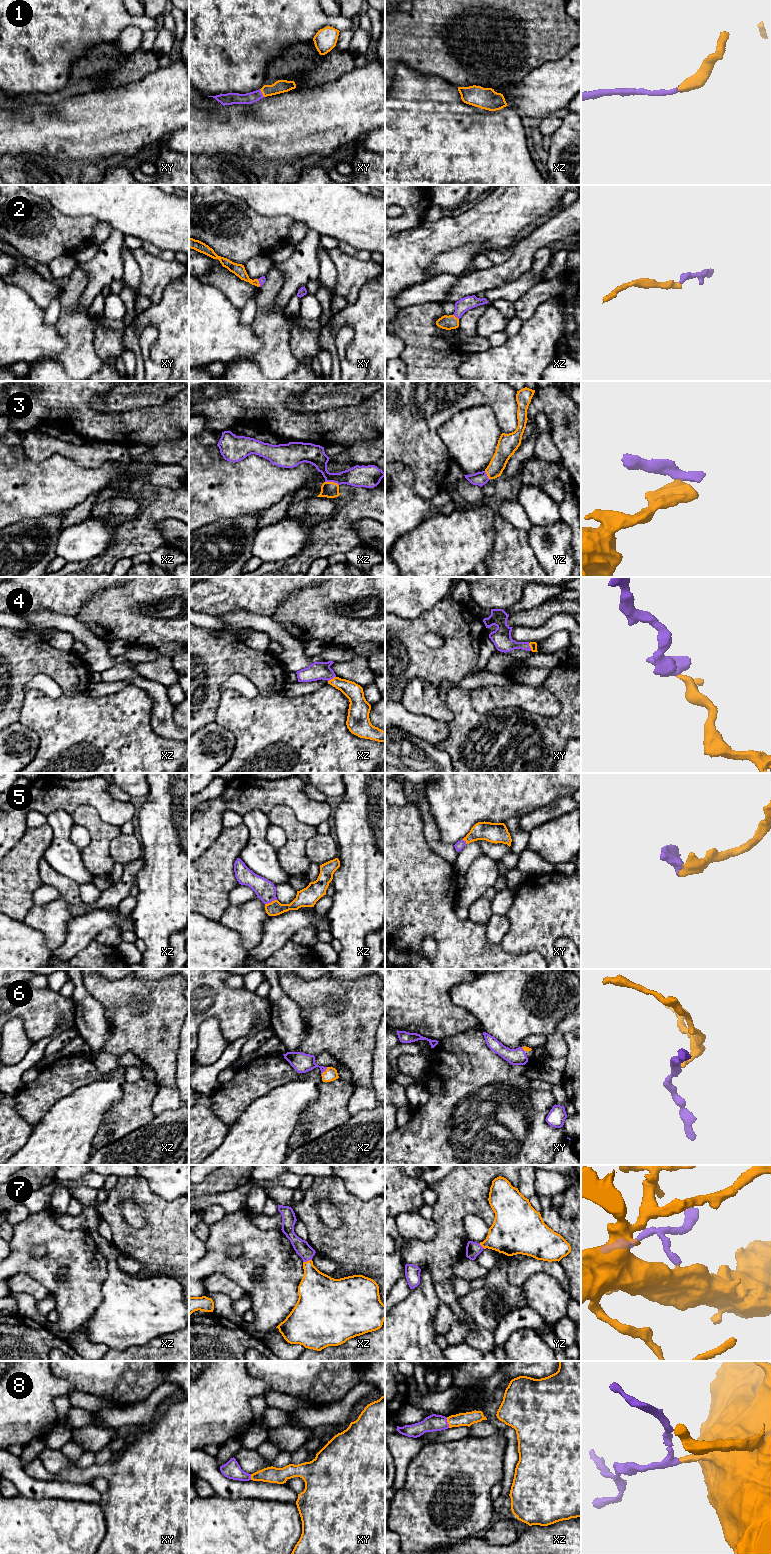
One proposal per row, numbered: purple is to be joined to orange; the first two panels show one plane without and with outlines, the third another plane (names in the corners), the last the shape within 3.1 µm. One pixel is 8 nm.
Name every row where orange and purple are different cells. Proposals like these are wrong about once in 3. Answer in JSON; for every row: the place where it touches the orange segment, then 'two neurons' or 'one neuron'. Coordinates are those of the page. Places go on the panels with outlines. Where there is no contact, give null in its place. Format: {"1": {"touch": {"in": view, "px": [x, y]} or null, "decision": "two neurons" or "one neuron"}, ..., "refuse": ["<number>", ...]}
{"1": {"touch": {"in": "xy", "px": [262, 93]}, "decision": "one neuron"}, "2": {"touch": {"in": "xz", "px": [455, 317]}, "decision": "one neuron"}, "3": {"touch": {"in": "xz", "px": [332, 482]}, "decision": "one neuron"}, "4": {"touch": {"in": "xz", "px": [331, 679]}, "decision": "one neuron"}, "5": {"touch": {"in": "xz", "px": [271, 902]}, "decision": "one neuron"}, "6": {"touch": {"in": "xz", "px": [325, 1071]}, "decision": "one neuron"}, "7": {"touch": {"in": "xz", "px": [307, 1261]}, "decision": "one neuron"}, "8": {"touch": {"in": "xz", "px": [447, 1421]}, "decision": "one neuron"}, "refuse": []}

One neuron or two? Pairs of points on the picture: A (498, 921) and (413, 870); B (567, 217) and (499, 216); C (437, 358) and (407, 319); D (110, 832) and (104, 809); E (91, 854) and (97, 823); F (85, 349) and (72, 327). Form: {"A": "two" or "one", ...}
{"A": "two", "B": "two", "C": "one", "D": "two", "E": "one", "F": "one"}

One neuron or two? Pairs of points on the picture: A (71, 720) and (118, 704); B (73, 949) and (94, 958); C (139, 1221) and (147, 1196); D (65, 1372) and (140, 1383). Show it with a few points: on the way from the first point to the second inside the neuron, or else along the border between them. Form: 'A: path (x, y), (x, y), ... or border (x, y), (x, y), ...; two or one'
A: path (83, 720), (102, 720), (106, 716); one
B: border (94, 939), (71, 958); two
C: border (125, 1198), (144, 1212), (142, 1228); two
D: path (84, 1375), (121, 1375); one

